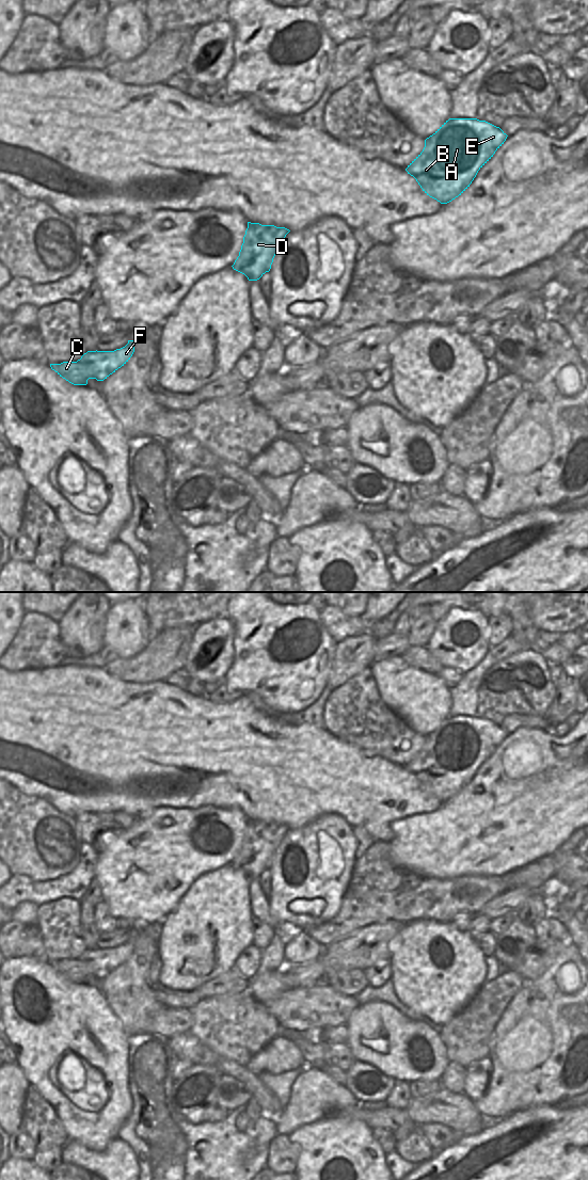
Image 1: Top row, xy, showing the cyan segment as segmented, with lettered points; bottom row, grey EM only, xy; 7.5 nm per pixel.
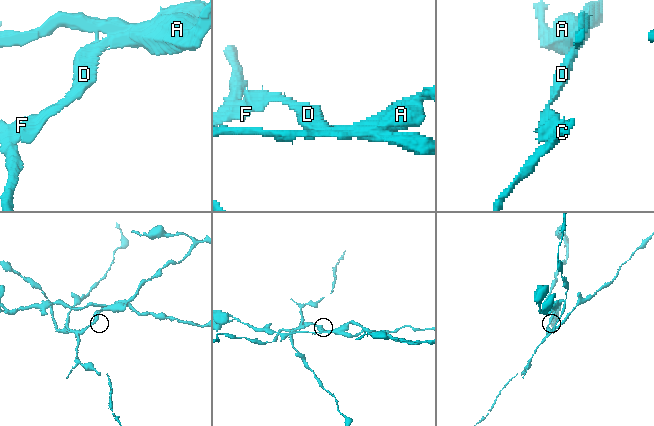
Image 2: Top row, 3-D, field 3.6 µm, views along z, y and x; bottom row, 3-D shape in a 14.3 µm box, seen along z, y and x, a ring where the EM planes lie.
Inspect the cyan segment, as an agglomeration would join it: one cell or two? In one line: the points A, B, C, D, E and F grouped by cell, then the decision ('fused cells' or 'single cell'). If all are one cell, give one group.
groups A B D E F / C; fused cells

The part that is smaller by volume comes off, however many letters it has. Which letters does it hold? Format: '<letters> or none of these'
C

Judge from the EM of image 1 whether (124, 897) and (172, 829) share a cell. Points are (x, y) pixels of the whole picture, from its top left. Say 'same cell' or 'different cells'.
same cell

